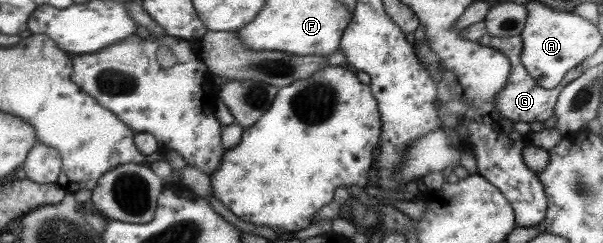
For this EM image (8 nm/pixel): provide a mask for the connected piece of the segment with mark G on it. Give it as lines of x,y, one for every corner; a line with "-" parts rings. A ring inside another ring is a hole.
481,20
481,22
475,22
475,24
471,26
467,26
467,28
459,31
459,34
465,40
481,43
483,46
493,47
496,51
501,51
502,54
507,55
511,60
512,73
508,79
508,85
505,86
504,90
501,90
501,93
496,99
495,106
499,114
503,114
507,119
511,119
513,122
525,122
530,124
533,122
543,123
544,121
548,121
548,119
552,118
555,114
555,108
559,101
560,93
571,82
575,81
579,76
582,76
584,70
586,70
585,66
581,64
581,66
571,70
568,75
565,76
560,86
553,89
545,89
528,74
527,68
521,63
520,57
524,50
524,41
521,35
511,36
509,38
499,38
495,35
491,35
487,29
487,23
483,20

